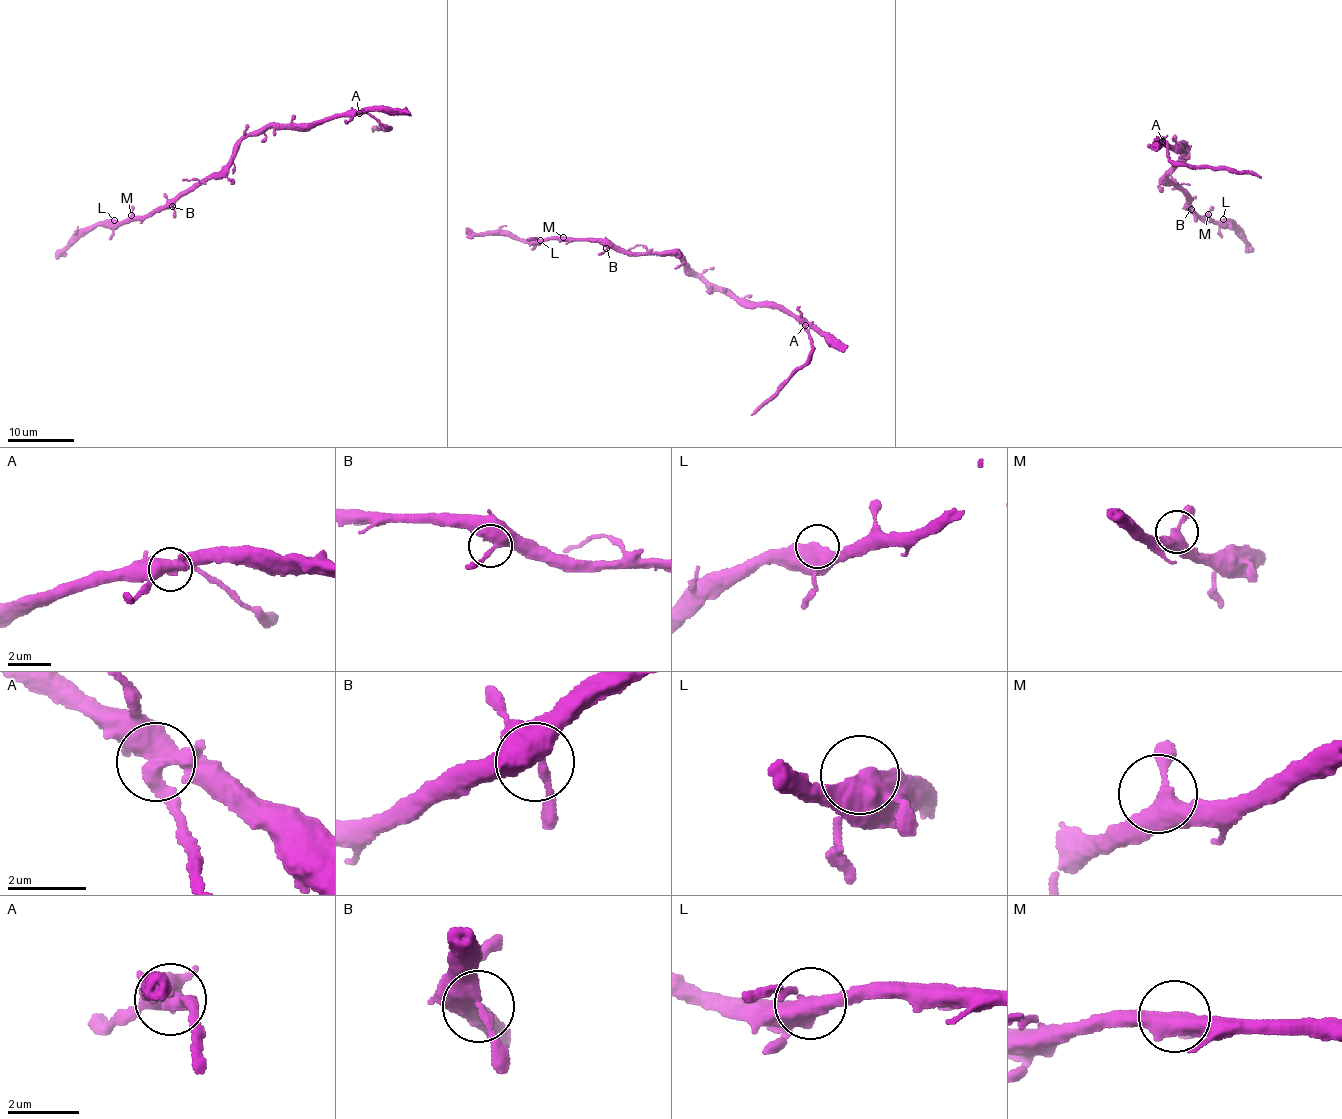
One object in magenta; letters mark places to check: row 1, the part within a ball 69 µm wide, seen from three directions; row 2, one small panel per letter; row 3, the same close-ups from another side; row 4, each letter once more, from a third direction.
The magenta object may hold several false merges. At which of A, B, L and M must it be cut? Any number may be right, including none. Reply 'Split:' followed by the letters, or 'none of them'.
Split: A

